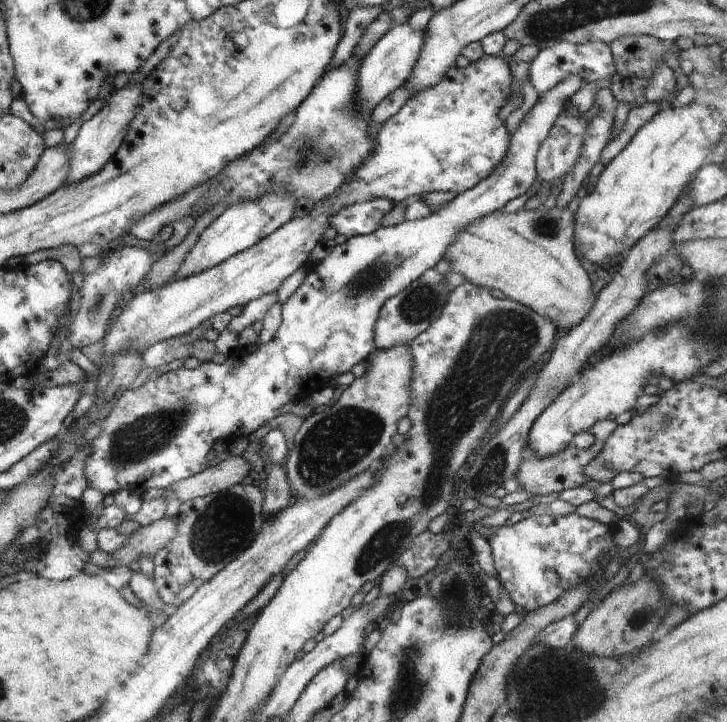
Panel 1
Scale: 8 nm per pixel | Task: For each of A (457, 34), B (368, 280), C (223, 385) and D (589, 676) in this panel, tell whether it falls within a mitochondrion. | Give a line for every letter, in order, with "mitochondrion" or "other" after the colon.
A: other
B: mitochondrion
C: other
D: mitochondrion

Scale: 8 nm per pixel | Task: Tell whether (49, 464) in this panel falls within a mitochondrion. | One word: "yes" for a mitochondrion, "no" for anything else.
no

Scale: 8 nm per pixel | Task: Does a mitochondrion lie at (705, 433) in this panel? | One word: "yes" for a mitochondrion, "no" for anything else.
no

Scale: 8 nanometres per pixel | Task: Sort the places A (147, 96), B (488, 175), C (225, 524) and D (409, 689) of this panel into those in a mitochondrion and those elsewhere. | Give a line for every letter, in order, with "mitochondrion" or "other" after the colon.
A: other
B: other
C: mitochondrion
D: mitochondrion

